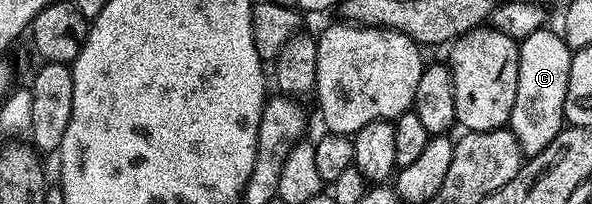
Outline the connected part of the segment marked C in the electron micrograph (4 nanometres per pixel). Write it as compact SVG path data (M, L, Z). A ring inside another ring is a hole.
M543 29L518 43L516 101L508 129L516 137L523 156L538 155L561 133L566 114L564 97L568 93L571 49L557 30Z

